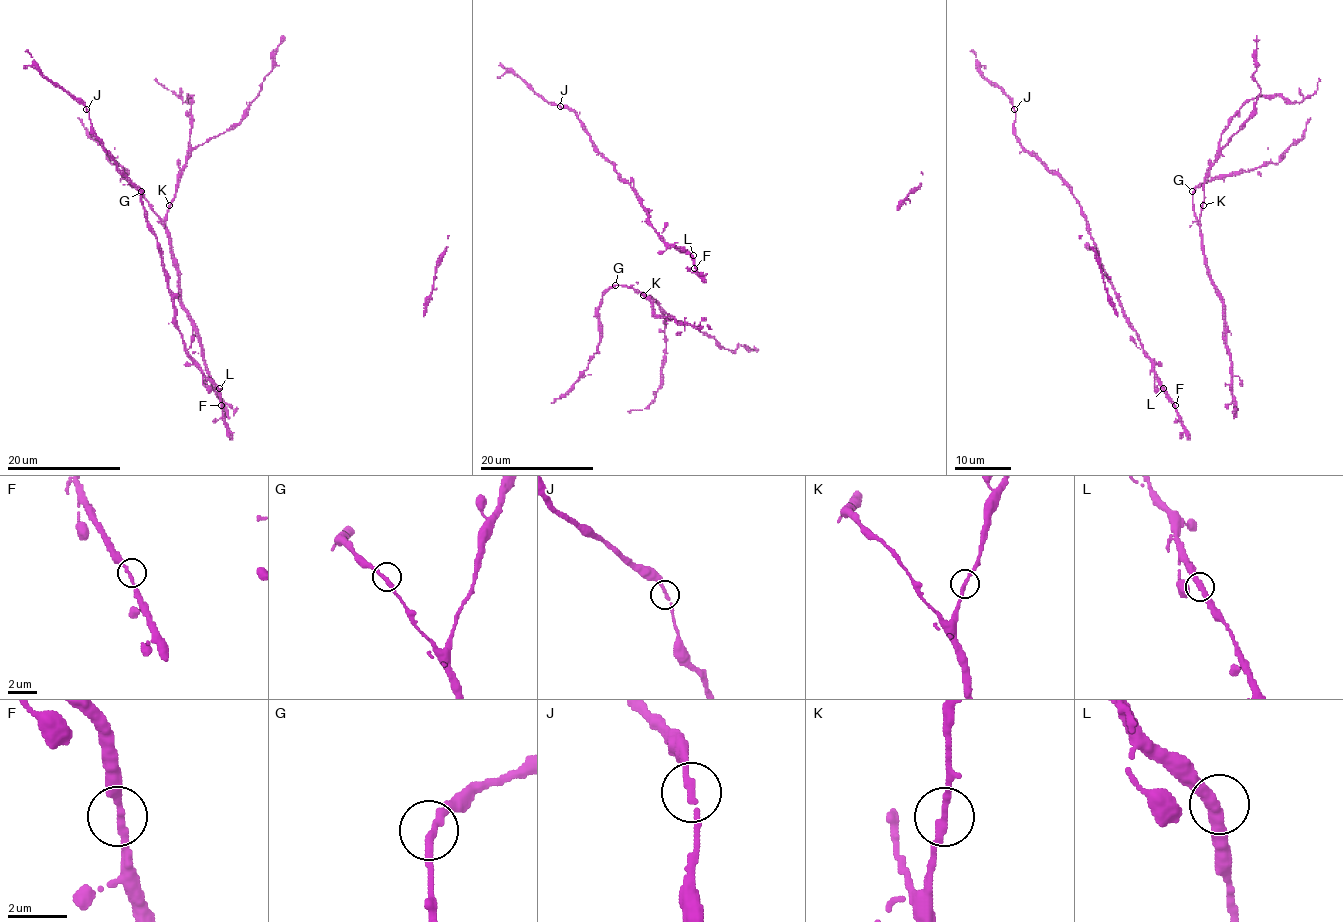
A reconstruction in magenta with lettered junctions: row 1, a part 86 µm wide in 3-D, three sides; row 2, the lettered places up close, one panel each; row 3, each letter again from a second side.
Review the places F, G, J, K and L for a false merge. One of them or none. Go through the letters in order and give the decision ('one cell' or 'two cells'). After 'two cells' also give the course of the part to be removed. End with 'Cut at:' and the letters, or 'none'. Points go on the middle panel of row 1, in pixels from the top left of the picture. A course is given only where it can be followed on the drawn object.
F: one cell
G: one cell
J: one cell
K: one cell
L: one cell
Cut at: none

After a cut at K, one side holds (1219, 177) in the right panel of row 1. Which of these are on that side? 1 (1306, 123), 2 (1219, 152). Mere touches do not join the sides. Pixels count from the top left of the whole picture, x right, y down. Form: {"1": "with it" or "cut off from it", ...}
{"1": "with it", "2": "cut off from it"}

